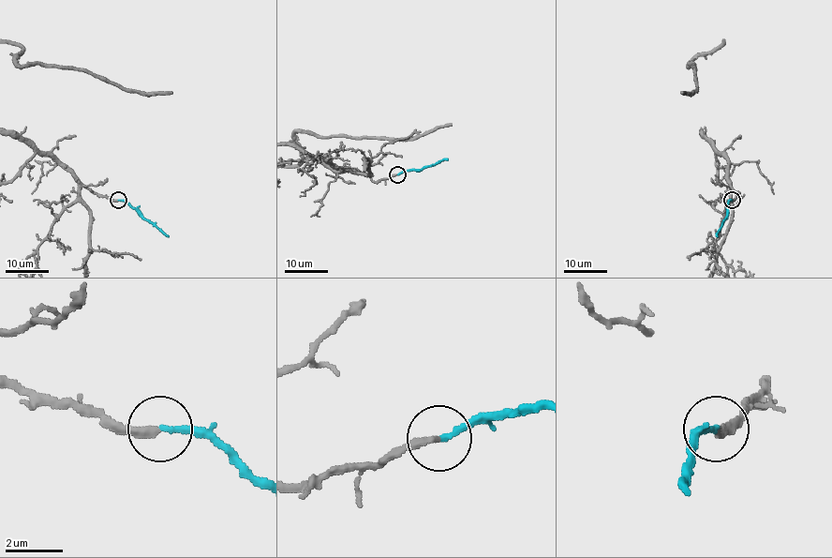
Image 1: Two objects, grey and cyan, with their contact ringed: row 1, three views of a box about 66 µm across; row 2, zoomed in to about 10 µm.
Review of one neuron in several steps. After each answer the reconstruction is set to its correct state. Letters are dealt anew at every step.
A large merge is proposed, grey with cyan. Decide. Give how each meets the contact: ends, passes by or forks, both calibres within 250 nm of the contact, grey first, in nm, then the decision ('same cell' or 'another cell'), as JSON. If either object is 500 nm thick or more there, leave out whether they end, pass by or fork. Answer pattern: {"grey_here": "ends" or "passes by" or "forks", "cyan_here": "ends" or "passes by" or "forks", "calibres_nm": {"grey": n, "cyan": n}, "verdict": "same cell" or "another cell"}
{"grey_here": "ends", "cyan_here": "ends", "calibres_nm": {"grey": 260, "cyan": 200}, "verdict": "same cell"}

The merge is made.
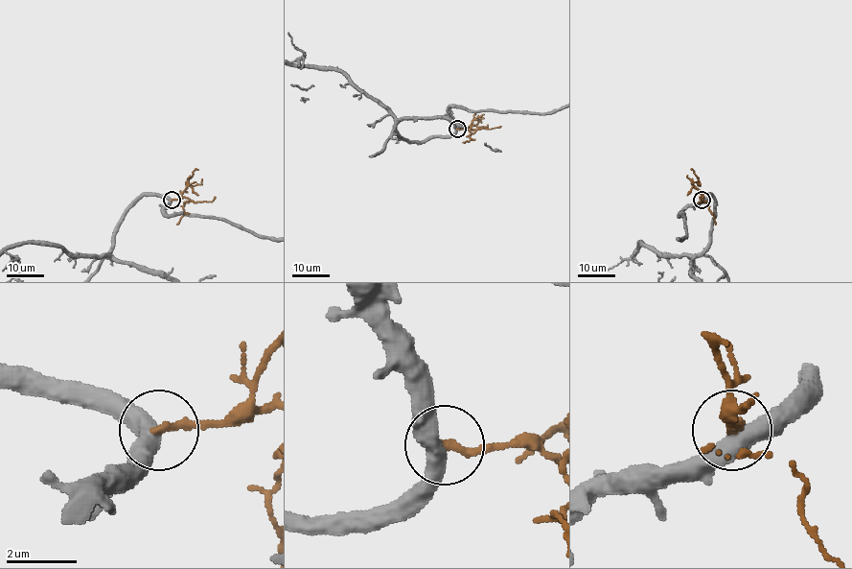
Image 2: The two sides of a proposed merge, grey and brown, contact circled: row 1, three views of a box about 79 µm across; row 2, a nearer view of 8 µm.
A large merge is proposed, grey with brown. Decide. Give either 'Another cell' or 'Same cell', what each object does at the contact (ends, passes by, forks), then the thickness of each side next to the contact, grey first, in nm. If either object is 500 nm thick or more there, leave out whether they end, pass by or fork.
Another cell. At the ring grey passes by. At the ring brown ends. Thickness 480 nm (grey) against 240 nm

